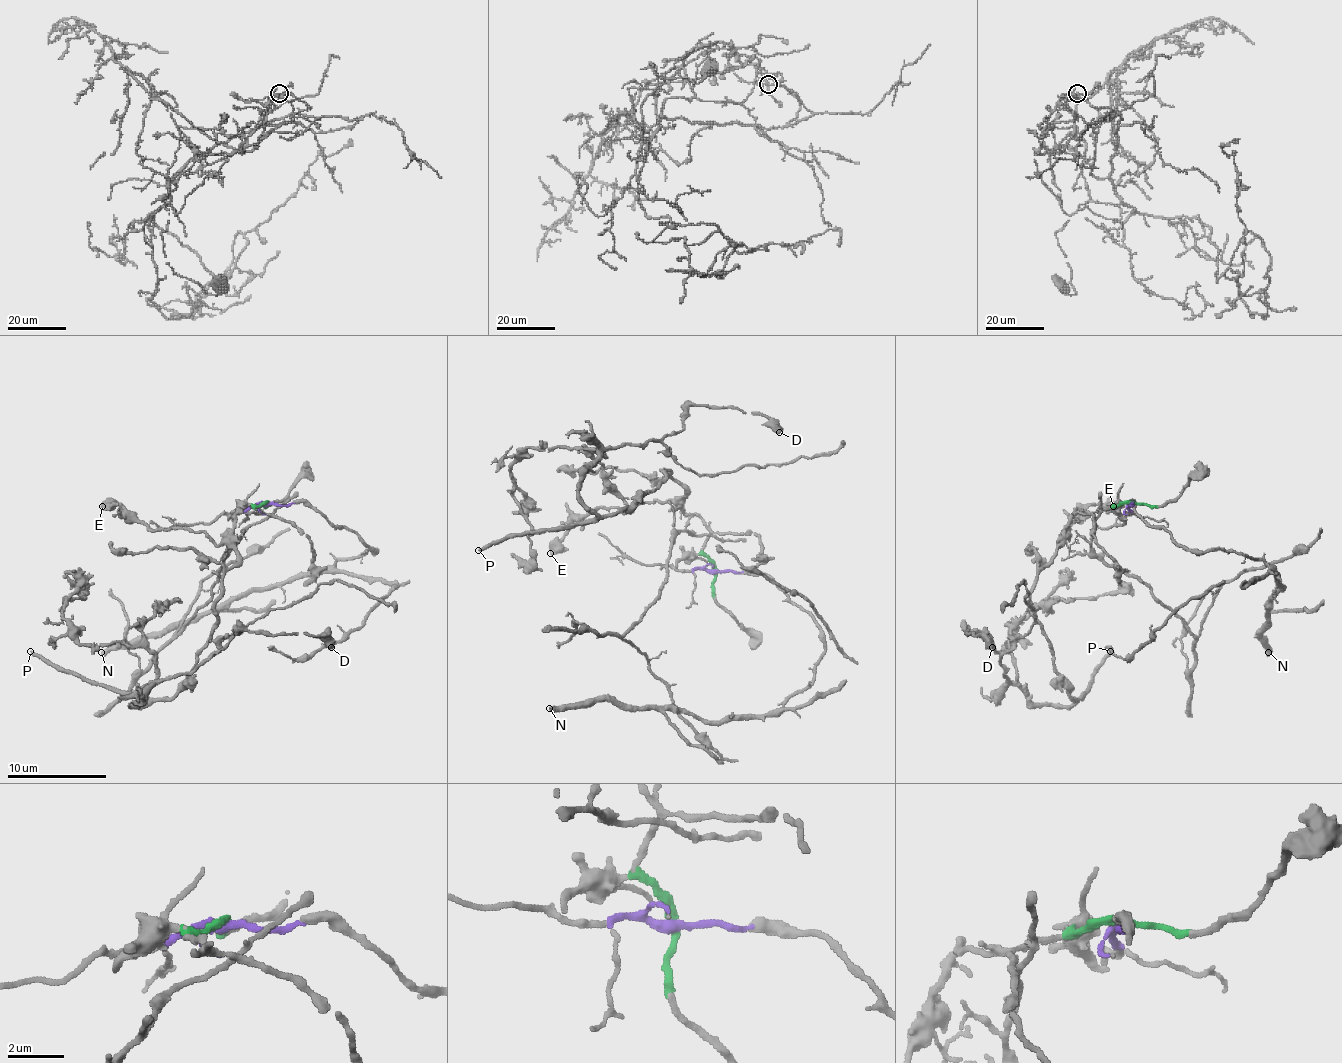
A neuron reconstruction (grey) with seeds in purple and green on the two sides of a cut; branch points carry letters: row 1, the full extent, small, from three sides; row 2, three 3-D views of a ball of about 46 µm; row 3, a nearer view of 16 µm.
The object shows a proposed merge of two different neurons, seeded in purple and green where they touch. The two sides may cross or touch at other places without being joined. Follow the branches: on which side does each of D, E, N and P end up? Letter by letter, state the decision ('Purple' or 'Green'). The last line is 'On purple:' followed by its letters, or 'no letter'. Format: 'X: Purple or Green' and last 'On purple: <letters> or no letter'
D: Green
E: Green
N: Purple
P: Green
On purple: N

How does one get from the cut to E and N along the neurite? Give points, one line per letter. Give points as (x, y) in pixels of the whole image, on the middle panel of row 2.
E: (715, 571), (715, 561), (702, 549), (710, 532), (705, 522), (668, 502), (596, 507), (581, 514), (551, 554)
N: (715, 571), (757, 571), (814, 618), (824, 656), (809, 683), (774, 710), (720, 720), (608, 700), (548, 708)

